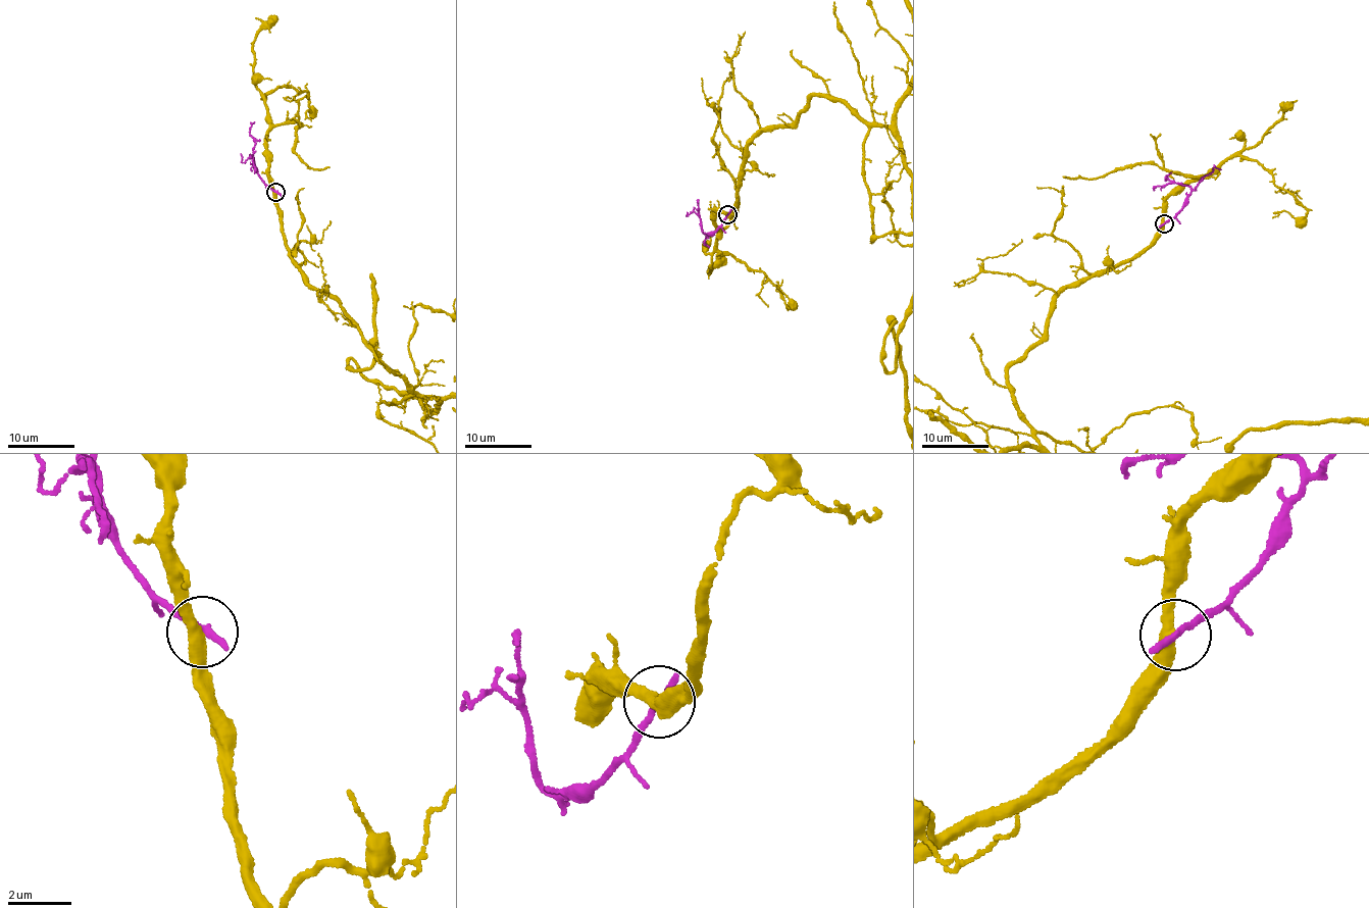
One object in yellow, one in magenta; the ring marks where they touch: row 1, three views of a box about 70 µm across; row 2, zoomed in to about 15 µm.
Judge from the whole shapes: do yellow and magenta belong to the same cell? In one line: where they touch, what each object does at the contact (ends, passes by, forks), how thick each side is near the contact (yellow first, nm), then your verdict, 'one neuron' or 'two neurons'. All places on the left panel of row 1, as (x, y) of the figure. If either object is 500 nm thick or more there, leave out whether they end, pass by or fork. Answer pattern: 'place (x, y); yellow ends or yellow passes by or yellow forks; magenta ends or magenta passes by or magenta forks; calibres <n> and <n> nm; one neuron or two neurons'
place (275, 192); yellow passes by; magenta ends; calibres 400 and 280 nm; two neurons

